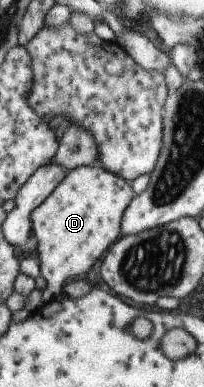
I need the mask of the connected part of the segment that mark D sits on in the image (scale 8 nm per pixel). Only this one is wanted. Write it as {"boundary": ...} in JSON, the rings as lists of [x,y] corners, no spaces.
{"boundary":[[[98,164],[71,166],[49,196],[31,210],[31,246],[37,255],[39,275],[53,295],[66,281],[89,272],[99,256],[120,237],[121,216],[134,197],[129,185]]]}

